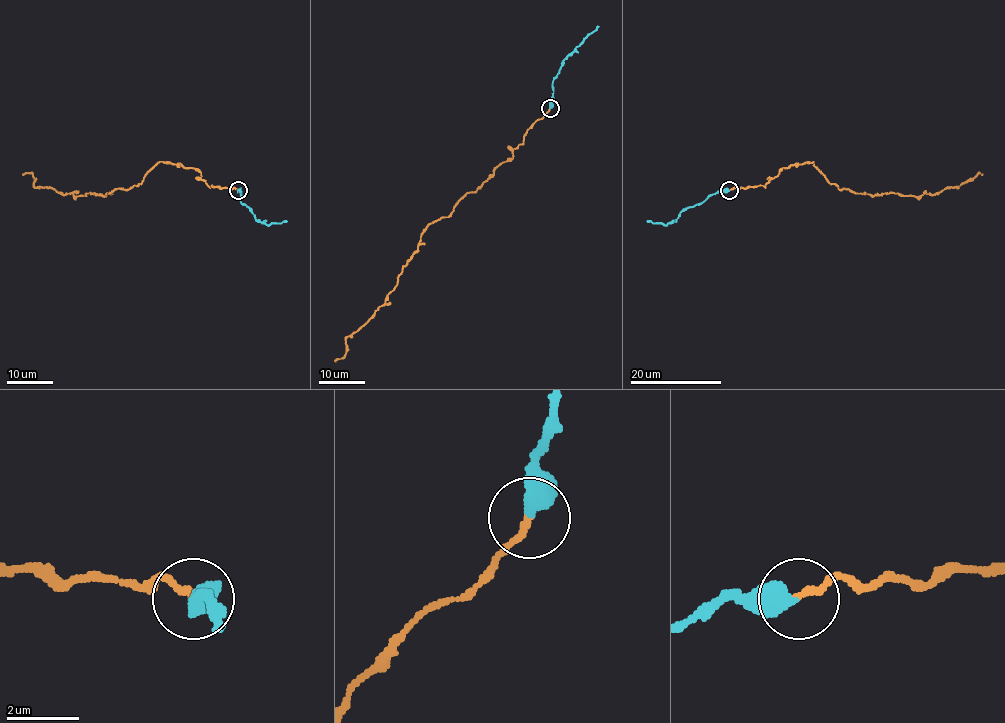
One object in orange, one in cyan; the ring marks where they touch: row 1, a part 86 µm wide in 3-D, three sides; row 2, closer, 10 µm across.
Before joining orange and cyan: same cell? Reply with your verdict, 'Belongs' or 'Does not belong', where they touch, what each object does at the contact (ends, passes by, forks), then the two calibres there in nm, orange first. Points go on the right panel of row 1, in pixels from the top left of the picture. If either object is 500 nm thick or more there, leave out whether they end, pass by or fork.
Belongs. Place: (729, 190). Thickness 200 nm (orange) against 500 nm

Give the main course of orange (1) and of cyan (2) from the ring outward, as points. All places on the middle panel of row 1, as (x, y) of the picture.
1: (550, 109), (527, 130), (513, 157), (422, 233), (397, 286), (348, 336), (346, 354), (334, 361)
2: (550, 109), (552, 83), (561, 63), (598, 25)

